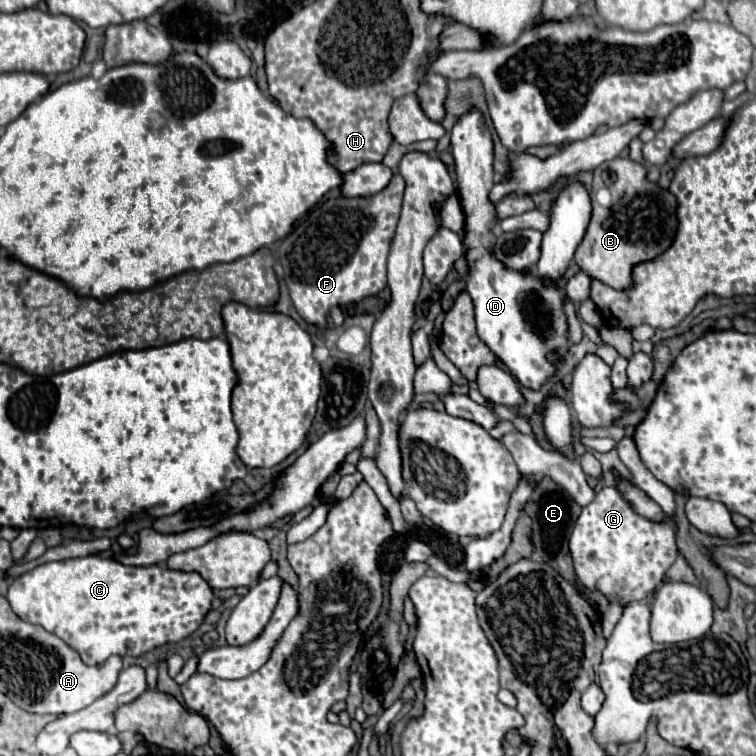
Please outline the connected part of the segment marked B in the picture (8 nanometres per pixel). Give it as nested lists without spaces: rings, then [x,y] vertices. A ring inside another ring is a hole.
[[[611,159],[595,169],[593,173],[593,217],[587,227],[587,235],[575,253],[575,263],[589,277],[601,283],[625,291],[633,287],[633,269],[639,263],[657,259],[675,241],[679,219],[677,219],[677,197],[669,189],[661,189],[659,183],[647,179],[647,167],[631,159]],[[607,189],[611,193],[611,207],[603,207],[595,193]]]

